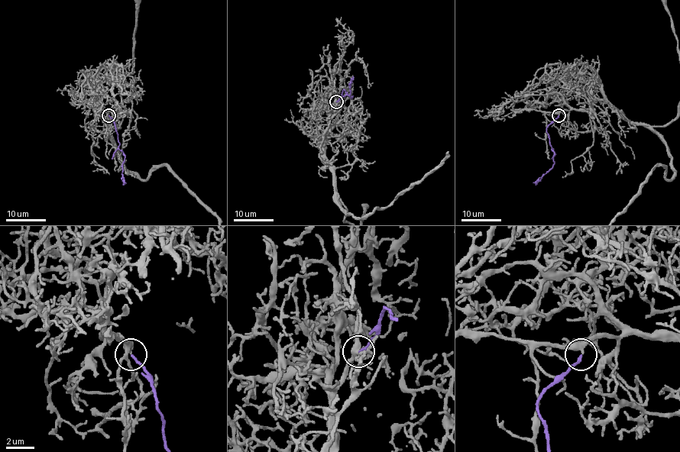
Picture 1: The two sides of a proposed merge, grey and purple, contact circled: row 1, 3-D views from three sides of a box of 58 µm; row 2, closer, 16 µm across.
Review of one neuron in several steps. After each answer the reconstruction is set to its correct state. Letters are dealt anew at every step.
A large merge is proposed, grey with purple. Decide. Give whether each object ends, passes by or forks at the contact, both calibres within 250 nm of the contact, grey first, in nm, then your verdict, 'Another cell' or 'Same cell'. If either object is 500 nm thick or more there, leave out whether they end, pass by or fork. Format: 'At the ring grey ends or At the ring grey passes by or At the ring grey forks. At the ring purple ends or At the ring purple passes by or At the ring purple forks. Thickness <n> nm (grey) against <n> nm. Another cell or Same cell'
At the ring grey passes by. At the ring purple ends. Thickness 320 nm (grey) against 180 nm. Same cell

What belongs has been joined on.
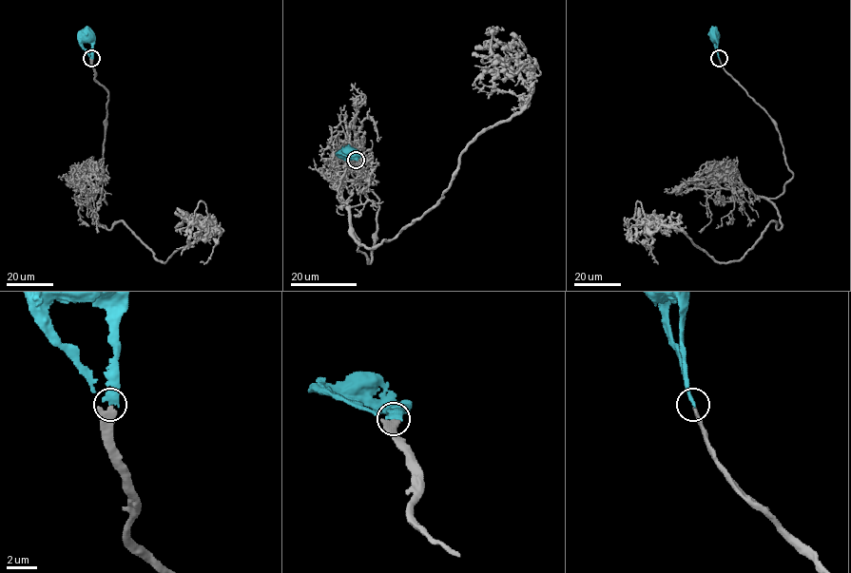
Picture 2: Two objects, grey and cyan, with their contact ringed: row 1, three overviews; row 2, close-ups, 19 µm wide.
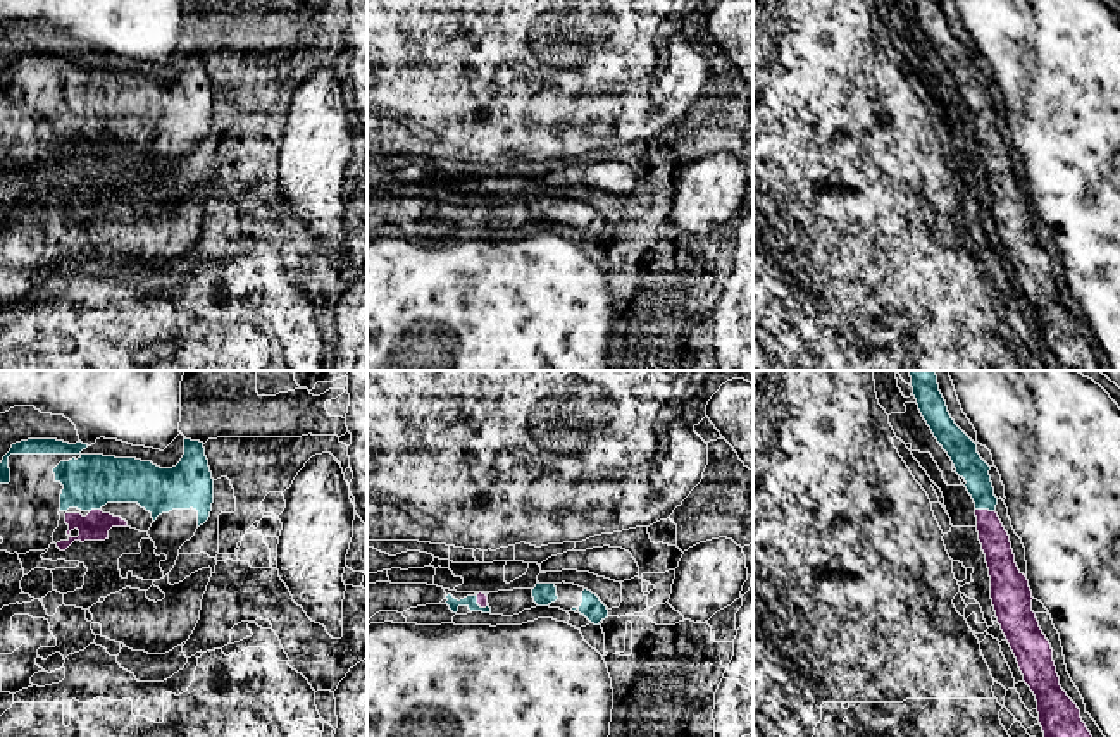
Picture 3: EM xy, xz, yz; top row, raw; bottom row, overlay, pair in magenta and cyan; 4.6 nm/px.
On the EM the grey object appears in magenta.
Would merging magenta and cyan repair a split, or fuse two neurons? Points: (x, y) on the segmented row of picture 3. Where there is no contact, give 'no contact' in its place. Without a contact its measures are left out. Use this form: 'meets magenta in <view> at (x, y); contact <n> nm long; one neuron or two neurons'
meets magenta in yz at (984, 510); contact 90 nm long; one neuron

